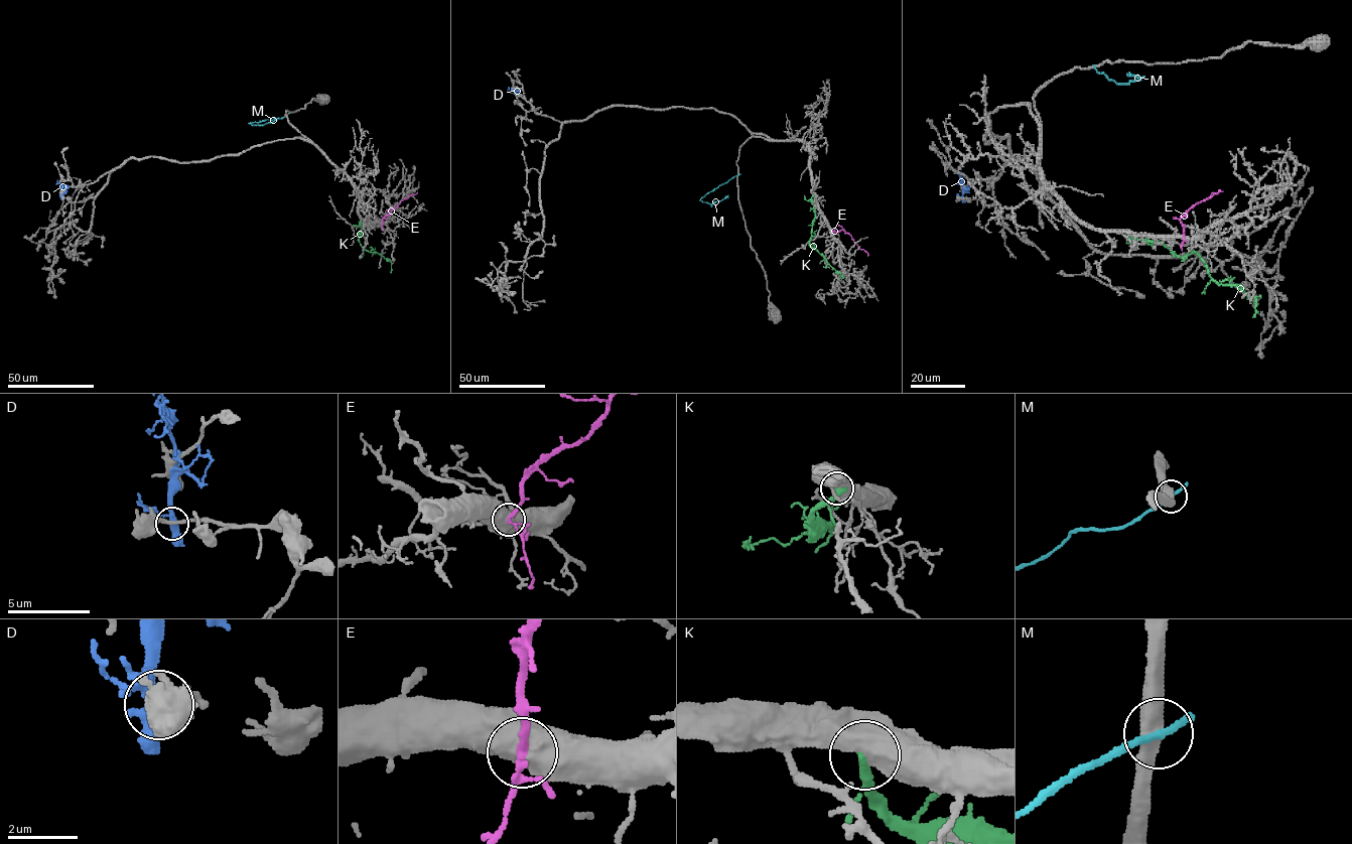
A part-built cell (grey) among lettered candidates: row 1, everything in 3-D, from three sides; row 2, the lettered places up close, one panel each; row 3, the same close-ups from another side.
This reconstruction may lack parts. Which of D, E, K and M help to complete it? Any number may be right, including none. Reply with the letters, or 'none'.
E

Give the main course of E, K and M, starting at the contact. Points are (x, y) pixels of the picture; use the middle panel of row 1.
E: (832, 231), (842, 229), (867, 256)
K: (814, 196), (811, 197), (815, 218), (809, 245), (842, 275)
M: (738, 174), (700, 199), (712, 203), (728, 195)

